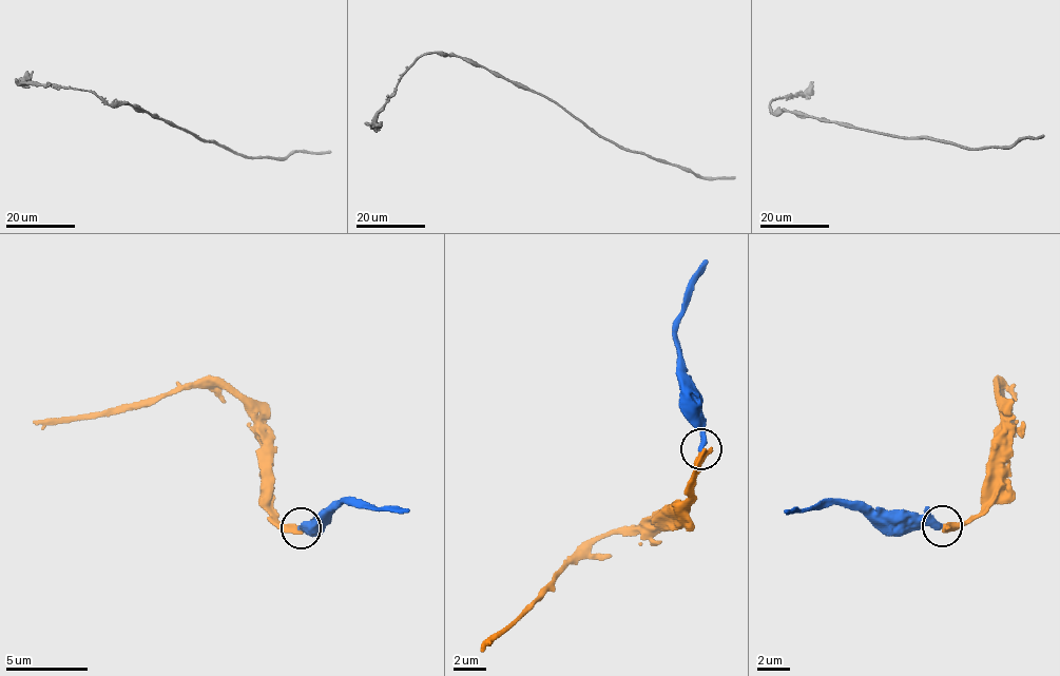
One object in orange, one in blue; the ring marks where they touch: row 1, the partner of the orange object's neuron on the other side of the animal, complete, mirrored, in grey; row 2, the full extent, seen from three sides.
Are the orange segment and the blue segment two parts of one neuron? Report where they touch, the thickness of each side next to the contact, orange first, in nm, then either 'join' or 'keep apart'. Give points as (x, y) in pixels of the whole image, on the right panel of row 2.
place (942, 525); calibres 440 and 320 nm; keep apart

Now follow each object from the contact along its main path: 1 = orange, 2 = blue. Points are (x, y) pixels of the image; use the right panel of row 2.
1: (943, 524), (972, 522), (983, 509), (987, 457), (998, 428), (998, 389), (996, 387), (1017, 431)
2: (943, 524), (905, 523), (854, 506), (818, 501), (785, 512)

